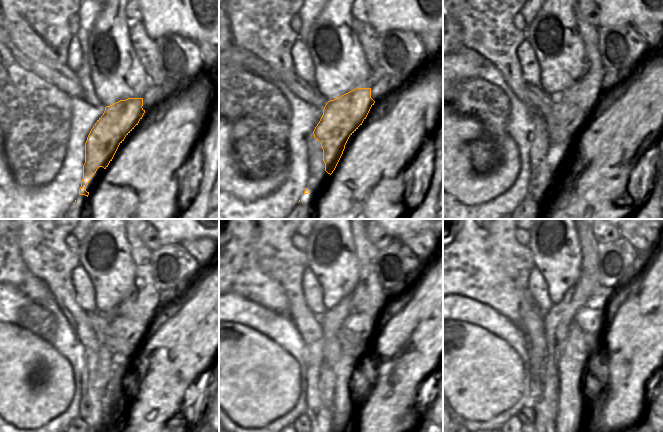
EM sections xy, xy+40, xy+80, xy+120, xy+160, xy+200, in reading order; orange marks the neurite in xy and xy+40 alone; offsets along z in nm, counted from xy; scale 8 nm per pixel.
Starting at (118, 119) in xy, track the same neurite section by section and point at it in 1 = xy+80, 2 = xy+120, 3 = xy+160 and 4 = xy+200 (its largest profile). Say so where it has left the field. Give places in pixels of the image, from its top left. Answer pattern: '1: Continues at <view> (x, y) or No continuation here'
1: Continues at xy+80 (571, 110)
2: Continues at xy+120 (123, 335)
3: Continues at xy+160 (359, 325)
4: Continues at xy+200 (591, 321).

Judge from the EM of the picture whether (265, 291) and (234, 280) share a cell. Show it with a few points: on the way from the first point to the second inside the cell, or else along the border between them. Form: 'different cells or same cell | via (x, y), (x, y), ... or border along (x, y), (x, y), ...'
same cell | via (257, 287), (248, 280), (242, 280)

